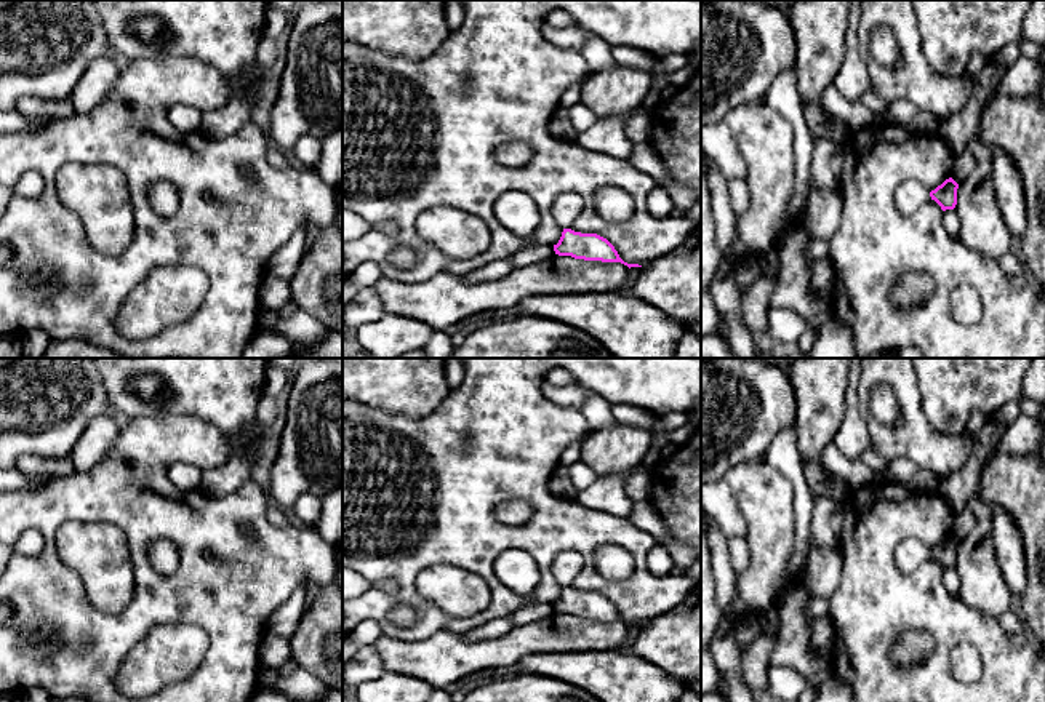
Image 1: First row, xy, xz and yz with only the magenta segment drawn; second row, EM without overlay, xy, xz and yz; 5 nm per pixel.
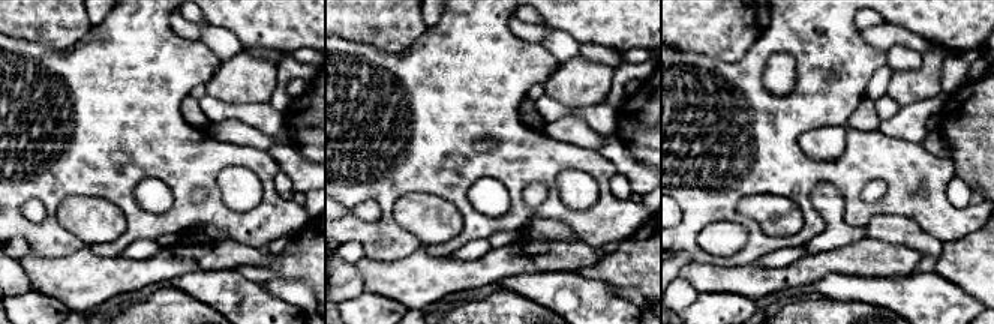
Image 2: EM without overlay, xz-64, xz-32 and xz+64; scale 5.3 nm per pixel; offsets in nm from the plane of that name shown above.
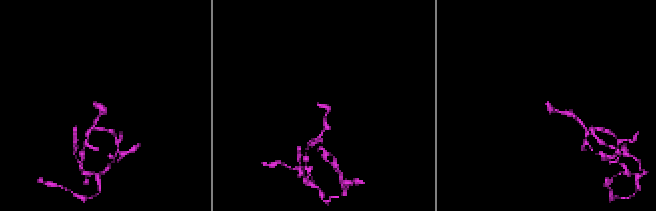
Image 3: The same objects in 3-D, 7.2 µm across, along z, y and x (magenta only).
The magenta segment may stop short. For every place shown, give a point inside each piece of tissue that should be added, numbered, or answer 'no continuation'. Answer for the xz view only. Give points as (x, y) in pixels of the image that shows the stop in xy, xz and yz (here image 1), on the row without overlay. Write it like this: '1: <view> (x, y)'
1: xz (567, 565)

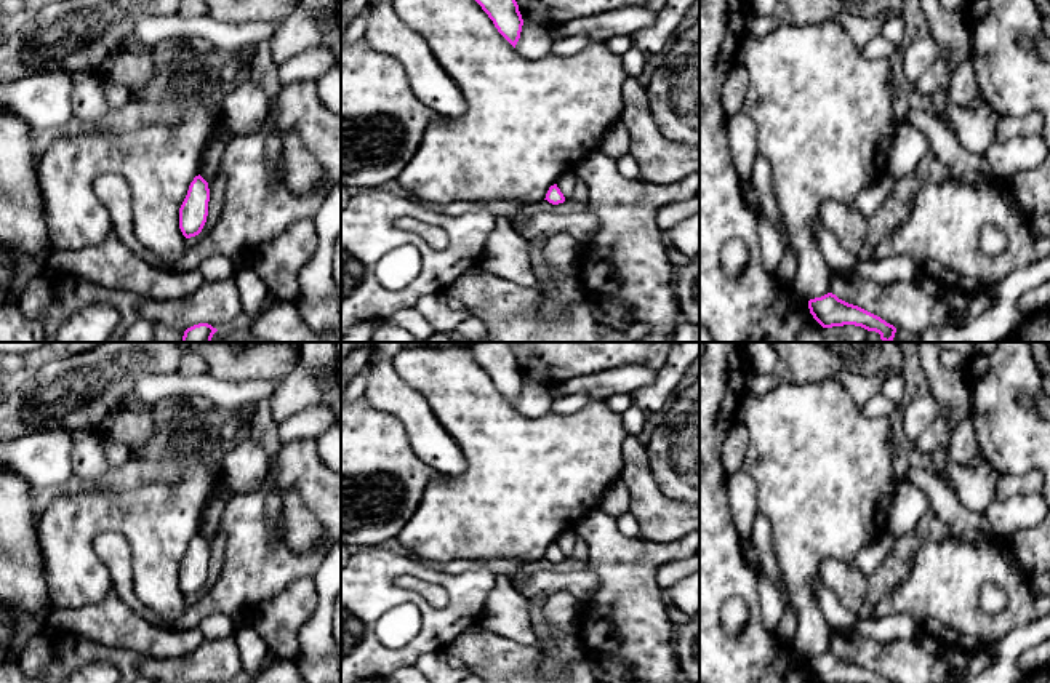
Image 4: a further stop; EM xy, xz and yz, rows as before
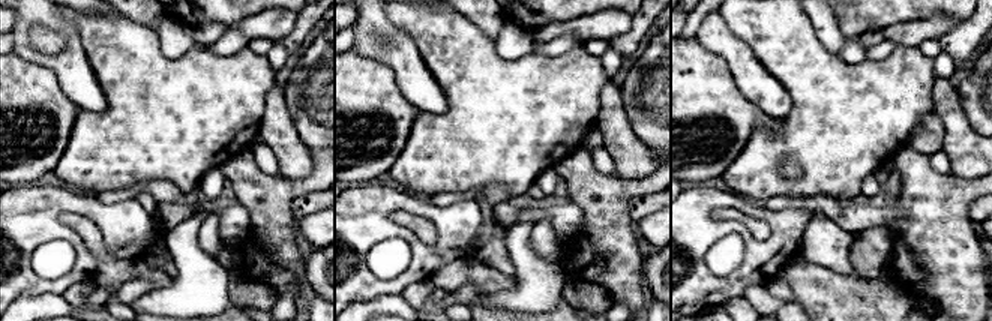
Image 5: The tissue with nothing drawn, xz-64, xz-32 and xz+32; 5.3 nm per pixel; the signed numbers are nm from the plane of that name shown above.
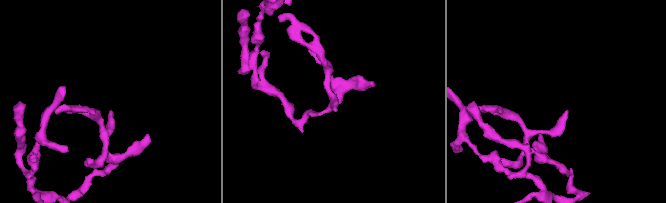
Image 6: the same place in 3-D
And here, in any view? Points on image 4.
no continuation

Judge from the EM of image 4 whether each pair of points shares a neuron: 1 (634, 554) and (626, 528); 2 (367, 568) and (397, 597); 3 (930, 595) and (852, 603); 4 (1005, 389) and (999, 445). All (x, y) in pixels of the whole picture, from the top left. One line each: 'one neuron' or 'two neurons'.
1: two neurons
2: one neuron
3: two neurons
4: one neuron

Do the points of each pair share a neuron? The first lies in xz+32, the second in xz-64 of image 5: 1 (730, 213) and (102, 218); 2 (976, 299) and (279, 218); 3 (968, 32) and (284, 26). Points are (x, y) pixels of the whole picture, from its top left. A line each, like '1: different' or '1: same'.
1: different
2: same
3: different

